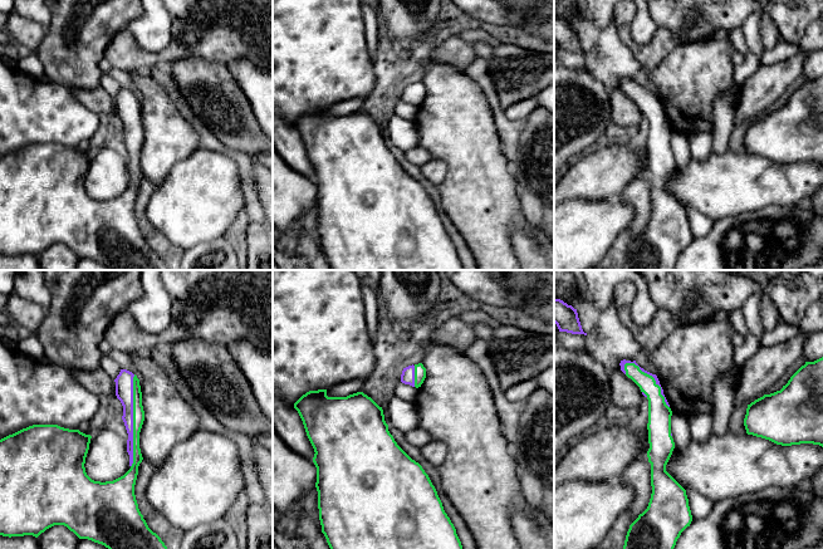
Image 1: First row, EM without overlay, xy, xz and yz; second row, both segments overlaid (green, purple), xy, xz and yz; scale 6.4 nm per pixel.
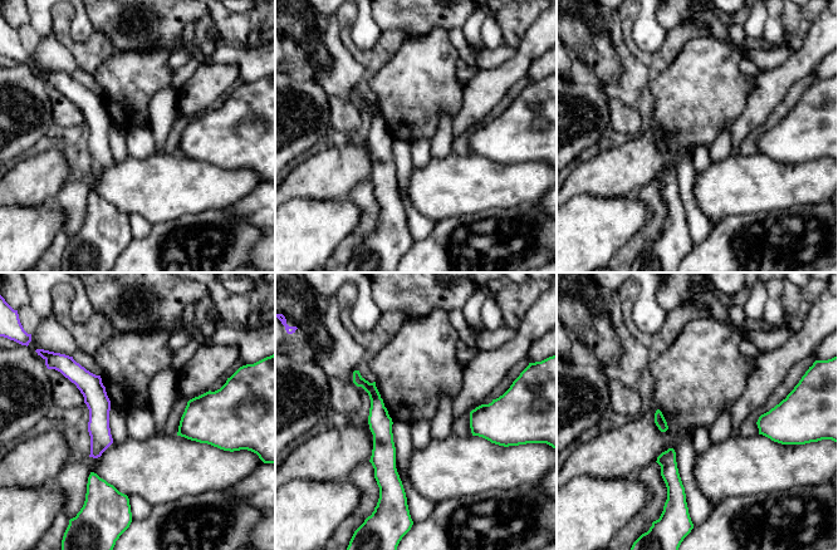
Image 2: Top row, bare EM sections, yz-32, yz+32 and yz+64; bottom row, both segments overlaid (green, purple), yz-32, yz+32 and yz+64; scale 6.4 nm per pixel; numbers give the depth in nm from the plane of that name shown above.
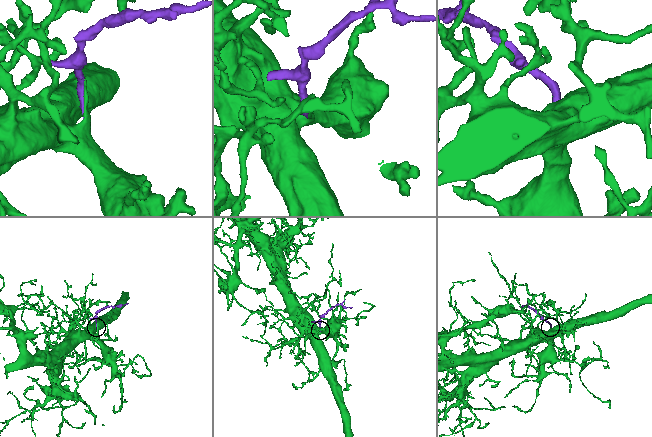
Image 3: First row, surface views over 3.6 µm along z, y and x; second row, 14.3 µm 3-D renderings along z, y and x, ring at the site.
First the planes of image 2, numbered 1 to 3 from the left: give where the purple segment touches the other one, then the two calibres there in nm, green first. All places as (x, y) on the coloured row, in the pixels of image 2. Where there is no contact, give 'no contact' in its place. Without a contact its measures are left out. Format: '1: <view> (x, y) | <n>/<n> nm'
1: no contact
2: no contact
3: no contact

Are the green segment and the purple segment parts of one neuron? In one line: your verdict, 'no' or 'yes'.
yes

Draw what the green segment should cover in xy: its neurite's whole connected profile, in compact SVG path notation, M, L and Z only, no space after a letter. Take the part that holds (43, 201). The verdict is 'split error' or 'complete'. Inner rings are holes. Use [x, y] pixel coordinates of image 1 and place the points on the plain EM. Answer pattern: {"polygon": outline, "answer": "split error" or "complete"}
{"polygon": "M121 88L114 98L116 114L123 124L122 138L128 158L127 171L131 187L113 200L94 200L85 191L85 176L89 168L90 153L79 148L69 148L58 143L33 143L0 158L0 254L38 256L54 244L64 244L79 258L102 263L111 270L170 270L161 256L153 251L138 227L134 204L138 185L143 176L139 167L139 151L144 139L139 98L127 88Z", "answer": "split error"}

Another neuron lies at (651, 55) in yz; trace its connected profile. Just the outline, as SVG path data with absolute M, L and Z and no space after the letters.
M627 9L619 14L617 29L621 40L633 53L636 60L647 73L652 73L680 44L679 38L675 34L662 29L657 31L648 44L637 44L631 35L631 23L628 21Z

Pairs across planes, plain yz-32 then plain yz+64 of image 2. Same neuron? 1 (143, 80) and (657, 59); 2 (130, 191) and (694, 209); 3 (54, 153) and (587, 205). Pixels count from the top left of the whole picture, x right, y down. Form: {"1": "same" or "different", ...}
{"1": "different", "2": "different", "3": "different"}

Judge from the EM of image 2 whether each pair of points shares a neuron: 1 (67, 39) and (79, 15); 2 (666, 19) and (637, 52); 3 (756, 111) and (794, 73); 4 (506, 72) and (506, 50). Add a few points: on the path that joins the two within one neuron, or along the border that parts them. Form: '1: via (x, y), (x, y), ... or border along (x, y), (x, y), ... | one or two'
1: border along (73, 13), (70, 23), (72, 37), (83, 43) | two
2: border along (696, 24), (680, 23), (667, 32) | two
3: via (763, 101), (784, 79) | one
4: border along (516, 50), (496, 67), (479, 69) | two

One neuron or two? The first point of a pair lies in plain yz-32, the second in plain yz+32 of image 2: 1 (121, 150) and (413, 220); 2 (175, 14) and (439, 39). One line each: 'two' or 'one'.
1: one
2: two

